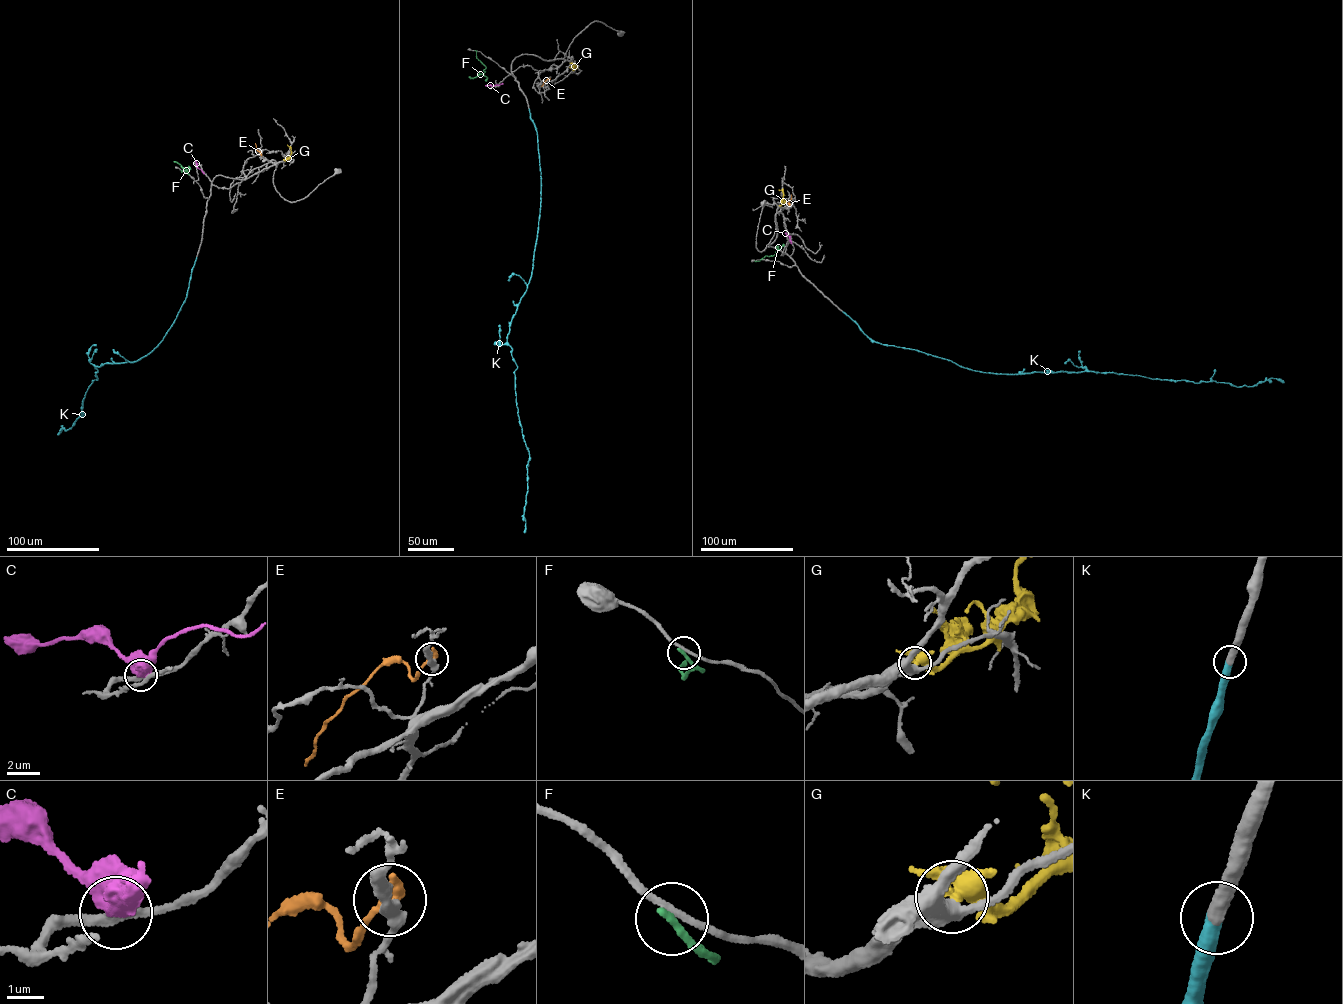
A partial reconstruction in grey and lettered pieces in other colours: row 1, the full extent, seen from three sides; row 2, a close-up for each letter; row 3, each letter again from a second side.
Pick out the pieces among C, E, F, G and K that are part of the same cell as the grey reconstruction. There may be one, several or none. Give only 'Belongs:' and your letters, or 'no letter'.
Belongs: K

